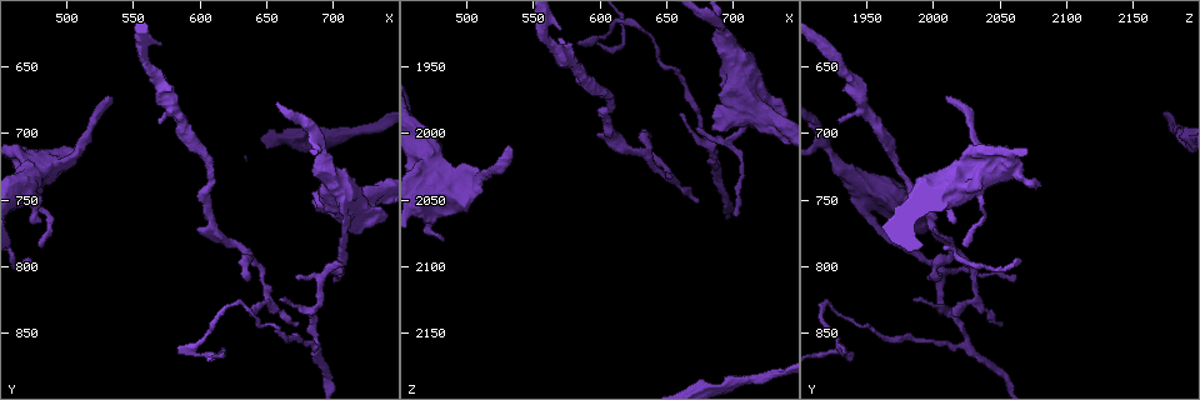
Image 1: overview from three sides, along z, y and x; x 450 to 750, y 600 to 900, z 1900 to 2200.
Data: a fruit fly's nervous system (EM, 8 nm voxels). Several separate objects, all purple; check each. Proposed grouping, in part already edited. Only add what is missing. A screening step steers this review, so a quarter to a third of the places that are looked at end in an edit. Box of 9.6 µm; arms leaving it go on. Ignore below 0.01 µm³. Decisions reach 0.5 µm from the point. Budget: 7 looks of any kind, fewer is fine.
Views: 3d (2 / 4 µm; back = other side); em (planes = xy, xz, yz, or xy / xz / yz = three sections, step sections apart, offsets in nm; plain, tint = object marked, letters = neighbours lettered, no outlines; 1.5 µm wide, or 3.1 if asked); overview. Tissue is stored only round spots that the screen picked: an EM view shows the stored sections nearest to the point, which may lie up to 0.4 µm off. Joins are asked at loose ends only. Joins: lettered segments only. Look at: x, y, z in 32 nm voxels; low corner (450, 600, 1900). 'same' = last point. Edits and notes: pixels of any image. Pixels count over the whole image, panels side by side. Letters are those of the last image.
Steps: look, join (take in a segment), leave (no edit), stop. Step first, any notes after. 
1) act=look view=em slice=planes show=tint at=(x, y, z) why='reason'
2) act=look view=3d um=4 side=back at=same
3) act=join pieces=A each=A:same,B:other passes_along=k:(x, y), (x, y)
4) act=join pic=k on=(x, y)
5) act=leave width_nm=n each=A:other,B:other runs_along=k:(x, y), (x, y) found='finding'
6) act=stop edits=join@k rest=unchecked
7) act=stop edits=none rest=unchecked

act=look view=3d um=2 at=(640, 838, 2018) why='thin end'

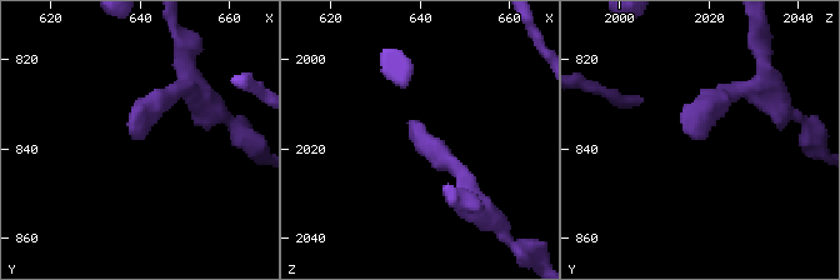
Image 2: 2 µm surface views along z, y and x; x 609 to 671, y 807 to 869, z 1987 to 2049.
act=look view=em slice=planes show=tint at=(638, 838, 2016) why='now the EM'

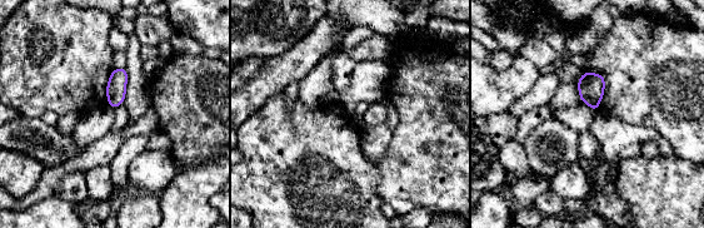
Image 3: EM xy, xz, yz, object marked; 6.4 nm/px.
act=look view=em slice=planes show=letters at=same why='see the neighbours'

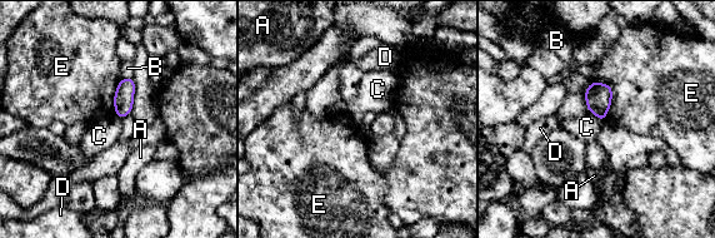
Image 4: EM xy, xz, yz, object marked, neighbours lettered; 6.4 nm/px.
act=leave each=A:other,B:other,C:other,D:other,E:other found='none of them fits'

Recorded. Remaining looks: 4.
act=look view=3d um=2 at=(530, 672, 2010) why='thin end'

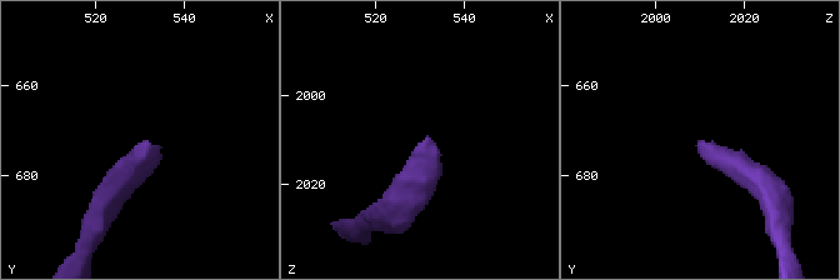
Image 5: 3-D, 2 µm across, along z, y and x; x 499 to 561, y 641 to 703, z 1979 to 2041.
act=look view=em slice=planes show=plain at=(531, 673, 2010)

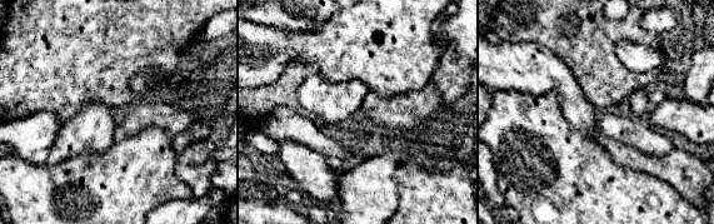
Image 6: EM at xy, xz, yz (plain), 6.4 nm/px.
act=look view=em slice=planes show=letters at=same

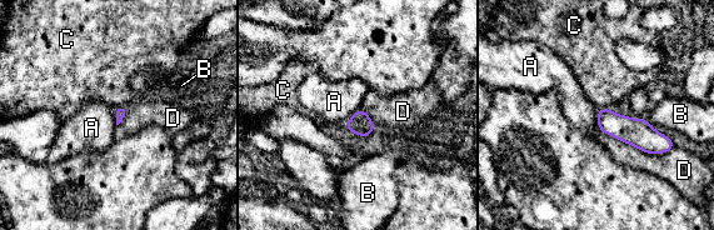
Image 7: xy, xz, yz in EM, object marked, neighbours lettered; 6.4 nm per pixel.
act=leave longest_contact=D:500nm each=A:other,B:other,C:other,D:other found='no lettered segment goes on from it'

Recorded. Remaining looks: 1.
act=stop edits=none rest=unchecked

